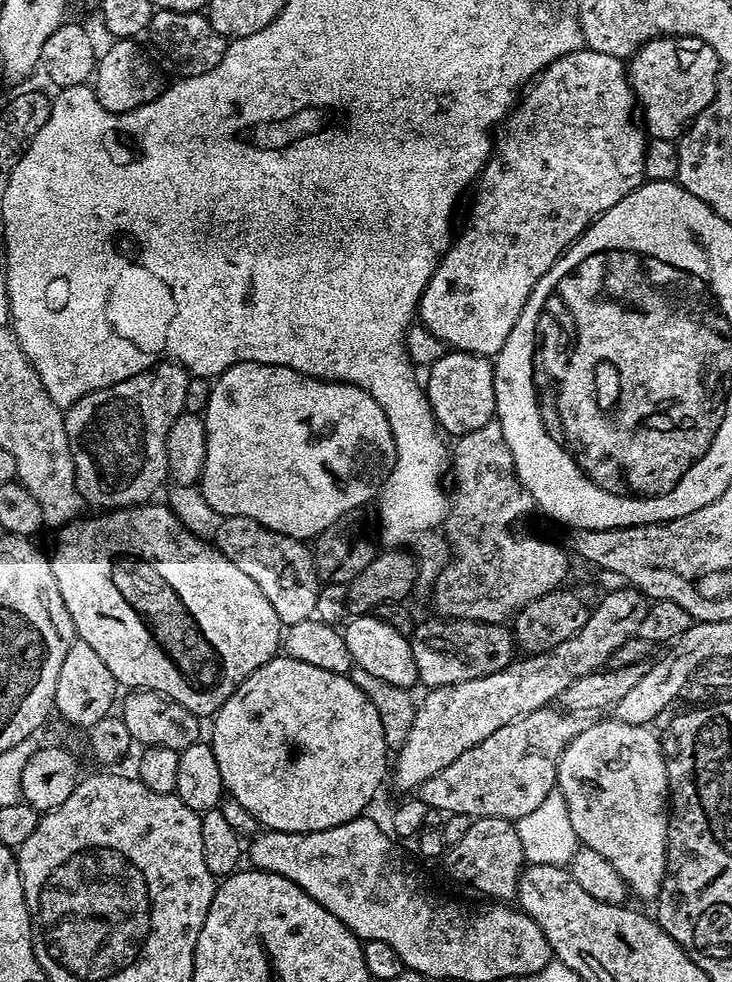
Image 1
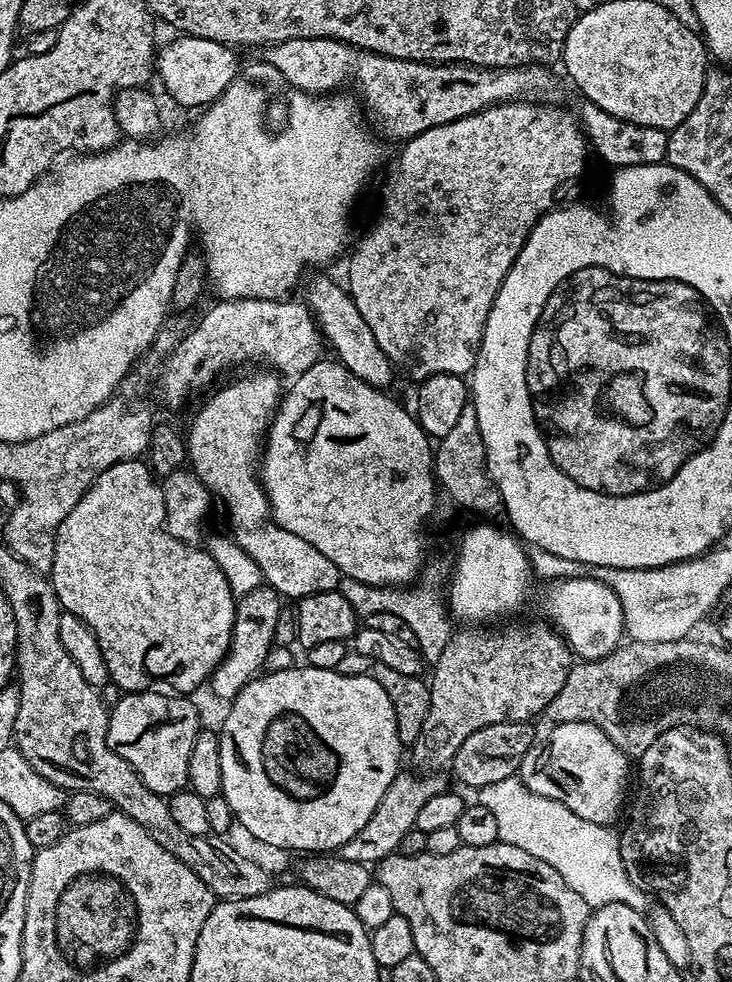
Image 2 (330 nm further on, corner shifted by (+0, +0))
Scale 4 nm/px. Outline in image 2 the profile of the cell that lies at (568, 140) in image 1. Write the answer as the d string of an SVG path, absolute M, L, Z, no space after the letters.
M510 100L507 104L494 104L483 108L472 116L458 118L449 124L439 124L422 134L413 136L403 145L400 157L388 176L388 185L384 188L384 209L380 212L380 221L361 238L356 249L347 257L348 280L346 287L358 306L358 314L366 318L374 338L397 369L405 368L413 372L416 378L434 374L454 374L467 377L476 366L480 353L480 340L484 337L486 322L494 306L494 298L518 254L524 249L524 243L540 217L552 211L561 202L567 201L572 191L584 180L584 171L588 168L590 145L579 119L575 120L564 108L555 108L552 102L529 102L527 100Z

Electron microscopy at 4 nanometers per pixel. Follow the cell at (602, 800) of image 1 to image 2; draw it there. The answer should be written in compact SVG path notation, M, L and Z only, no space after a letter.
M590 721L557 724L551 730L553 732L541 744L540 741L533 743L520 764L518 775L524 785L534 790L534 794L542 794L546 798L562 802L562 806L574 810L578 818L586 818L586 822L605 826L615 825L620 811L624 812L626 808L626 802L621 797L621 789L624 789L630 778L630 770L628 772L630 757L607 736L603 729Z

